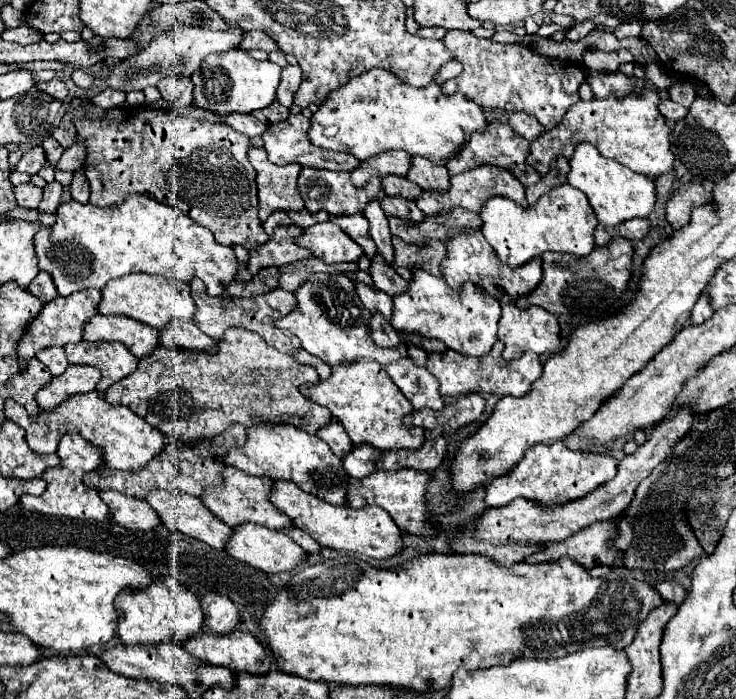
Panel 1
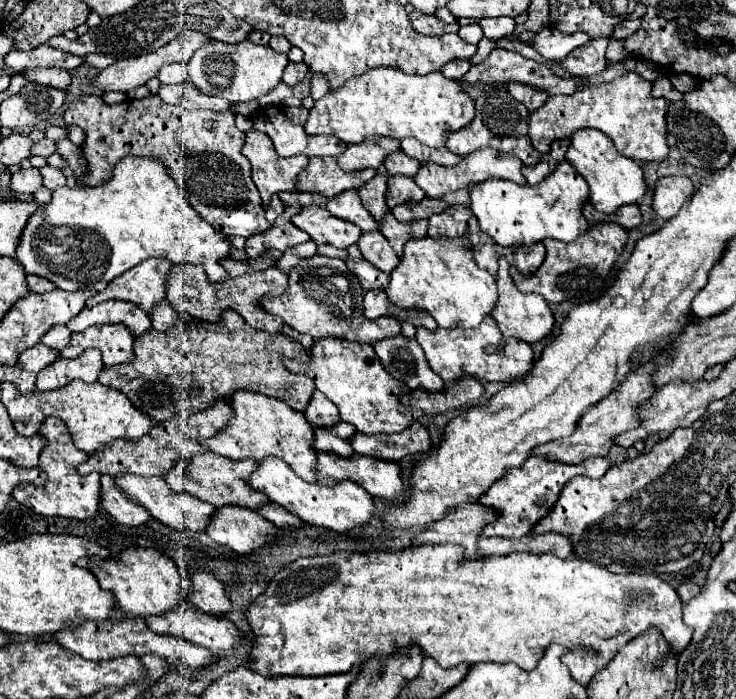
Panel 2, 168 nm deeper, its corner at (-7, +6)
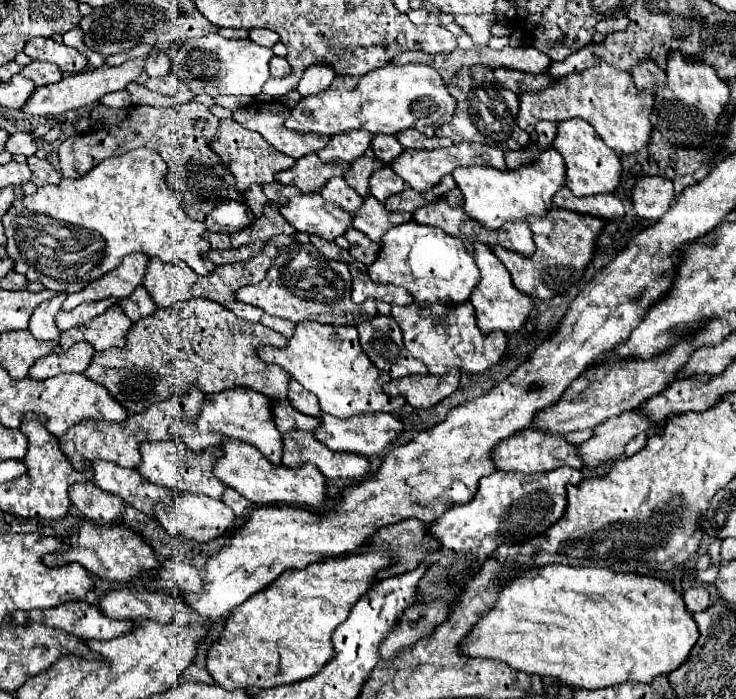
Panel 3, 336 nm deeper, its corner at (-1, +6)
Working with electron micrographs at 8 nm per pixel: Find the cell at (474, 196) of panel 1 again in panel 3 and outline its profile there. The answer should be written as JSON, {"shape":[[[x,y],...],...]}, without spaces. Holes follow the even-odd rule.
{"shape":[[[460,142],[453,144],[449,148],[439,148],[439,150],[415,150],[415,148],[405,148],[395,162],[391,162],[391,170],[399,174],[413,190],[425,192],[433,188],[445,174],[451,174],[459,166],[493,166],[497,170],[507,170],[503,152],[495,146],[487,146],[477,142]]]}

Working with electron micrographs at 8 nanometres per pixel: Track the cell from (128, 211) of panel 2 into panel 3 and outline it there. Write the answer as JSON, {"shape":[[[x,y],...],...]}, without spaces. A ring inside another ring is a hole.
{"shape":[[[135,148],[135,150],[129,150],[125,152],[123,156],[113,156],[113,158],[107,158],[103,160],[101,164],[97,164],[93,170],[89,170],[85,176],[81,178],[75,178],[75,180],[67,180],[67,178],[61,178],[61,182],[57,186],[45,186],[45,188],[37,188],[35,194],[31,196],[23,196],[23,198],[17,198],[11,206],[11,210],[7,210],[7,214],[3,216],[3,226],[5,226],[5,234],[7,234],[7,254],[9,258],[15,262],[15,272],[27,276],[29,280],[43,280],[47,284],[49,290],[63,290],[67,292],[67,286],[75,286],[75,292],[83,290],[89,282],[101,278],[103,274],[107,274],[109,270],[113,270],[115,266],[121,264],[121,260],[131,254],[131,252],[143,252],[147,256],[157,256],[161,258],[163,262],[185,262],[191,270],[195,270],[199,276],[205,276],[209,274],[215,264],[211,264],[207,258],[201,256],[201,252],[209,250],[209,242],[207,238],[203,236],[205,234],[205,224],[189,218],[185,212],[183,212],[183,206],[179,202],[179,198],[169,190],[167,182],[165,182],[165,176],[167,176],[167,166],[165,166],[165,160],[155,152],[155,150],[149,150],[149,148]]]}

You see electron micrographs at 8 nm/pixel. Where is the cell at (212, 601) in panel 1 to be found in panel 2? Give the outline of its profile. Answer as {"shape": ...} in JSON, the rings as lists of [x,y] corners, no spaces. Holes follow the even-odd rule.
{"shape":[[[197,572],[191,582],[189,602],[195,608],[213,616],[225,616],[231,612],[231,600],[225,594],[225,586],[217,578],[207,572]]]}

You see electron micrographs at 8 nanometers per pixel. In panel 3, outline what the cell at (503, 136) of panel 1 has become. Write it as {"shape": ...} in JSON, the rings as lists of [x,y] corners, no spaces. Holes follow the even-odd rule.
{"shape":[[[481,66],[461,68],[447,82],[447,90],[455,98],[457,108],[453,120],[439,126],[435,130],[435,136],[447,136],[455,144],[481,142],[487,146],[495,146],[499,150],[523,150],[529,144],[529,134],[525,130],[519,130],[517,126],[517,112],[519,112],[517,94],[511,94],[511,90],[499,86],[499,82],[495,82],[493,70]]]}

